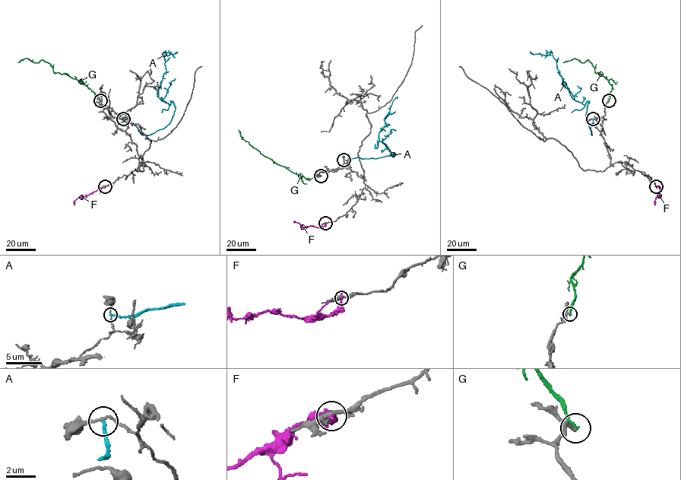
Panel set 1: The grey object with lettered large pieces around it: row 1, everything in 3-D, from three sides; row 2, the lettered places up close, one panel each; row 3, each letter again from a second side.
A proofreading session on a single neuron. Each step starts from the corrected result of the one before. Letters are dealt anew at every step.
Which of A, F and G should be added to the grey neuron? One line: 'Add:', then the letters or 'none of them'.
Add: none of them

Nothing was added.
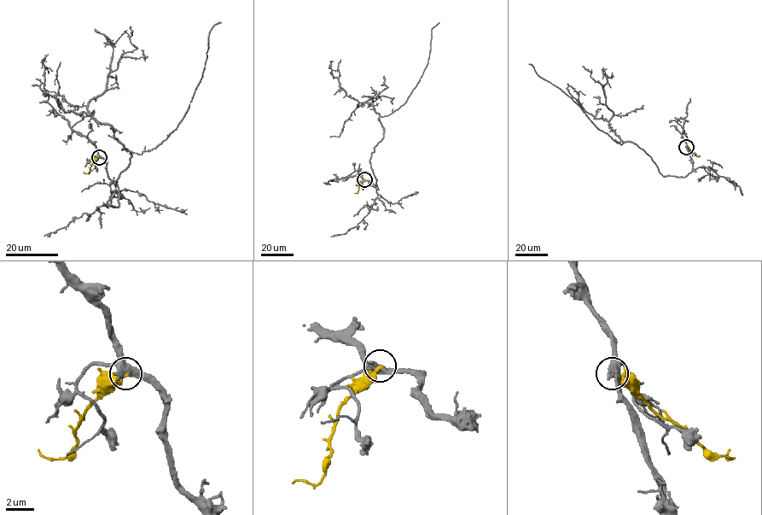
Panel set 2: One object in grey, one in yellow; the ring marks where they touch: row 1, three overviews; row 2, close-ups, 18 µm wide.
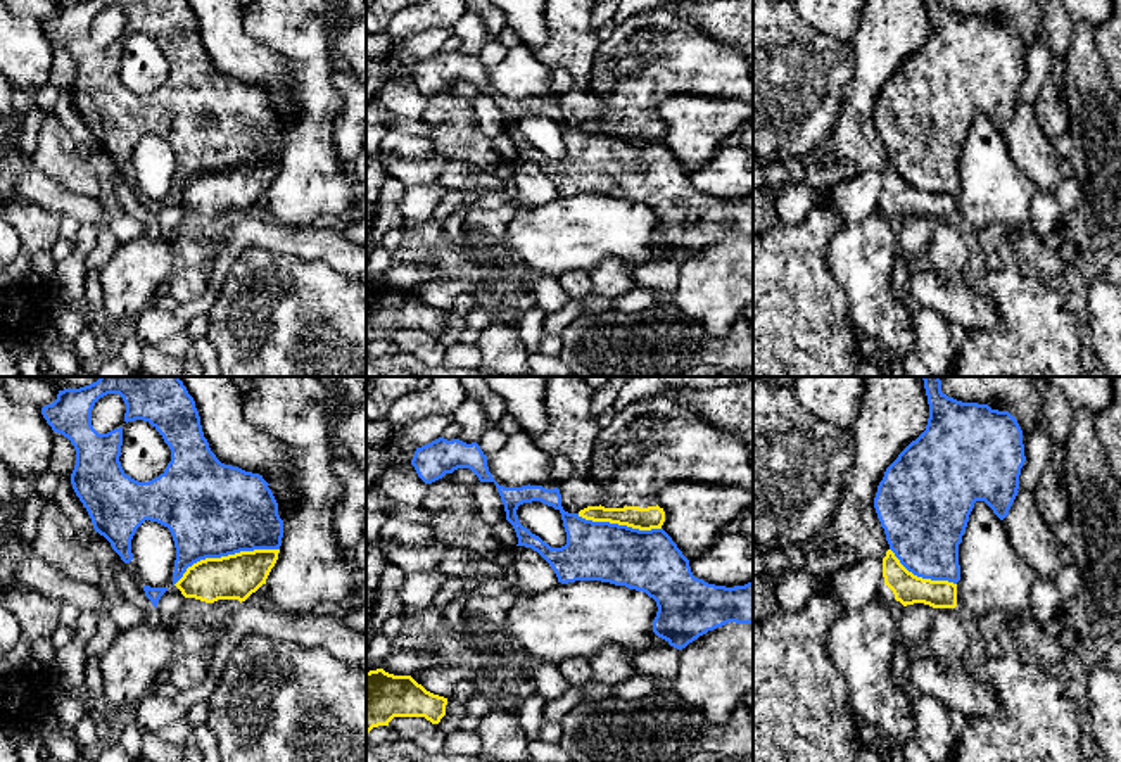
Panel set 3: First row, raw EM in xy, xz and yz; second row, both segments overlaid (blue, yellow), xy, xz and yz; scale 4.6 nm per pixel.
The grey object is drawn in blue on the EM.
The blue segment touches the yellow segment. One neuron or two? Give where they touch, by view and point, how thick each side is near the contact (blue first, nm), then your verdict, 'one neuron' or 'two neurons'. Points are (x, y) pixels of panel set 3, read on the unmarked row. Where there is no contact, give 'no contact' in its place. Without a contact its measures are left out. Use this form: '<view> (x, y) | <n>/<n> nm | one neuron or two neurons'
xy (225, 168) | 440/220 nm | two neurons

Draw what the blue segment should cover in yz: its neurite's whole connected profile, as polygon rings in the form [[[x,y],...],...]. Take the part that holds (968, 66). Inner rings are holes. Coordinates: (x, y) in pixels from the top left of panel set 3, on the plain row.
[[[924,0],[929,17],[926,43],[886,81],[874,121],[890,162],[917,190],[960,194],[959,157],[976,114],[985,114],[1004,133],[1017,109],[1026,74],[1023,43],[1009,24],[962,16]]]

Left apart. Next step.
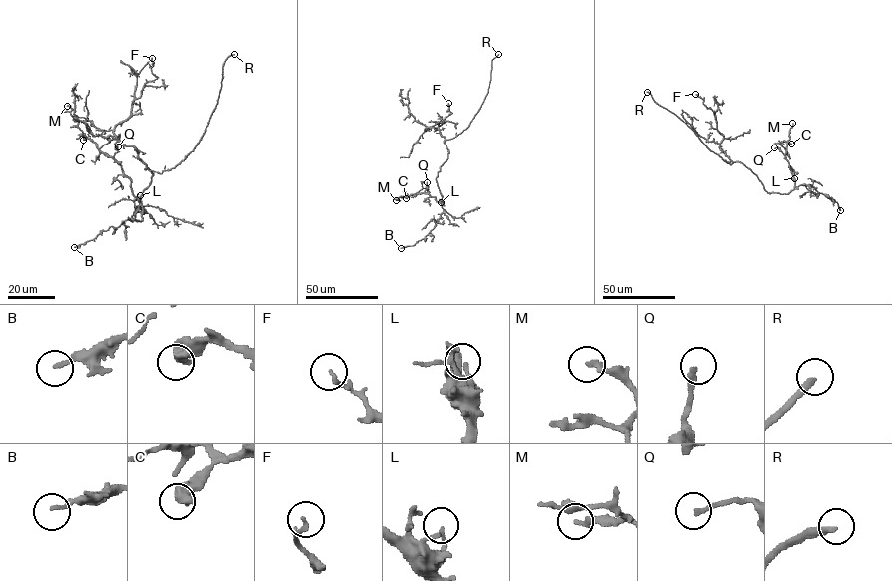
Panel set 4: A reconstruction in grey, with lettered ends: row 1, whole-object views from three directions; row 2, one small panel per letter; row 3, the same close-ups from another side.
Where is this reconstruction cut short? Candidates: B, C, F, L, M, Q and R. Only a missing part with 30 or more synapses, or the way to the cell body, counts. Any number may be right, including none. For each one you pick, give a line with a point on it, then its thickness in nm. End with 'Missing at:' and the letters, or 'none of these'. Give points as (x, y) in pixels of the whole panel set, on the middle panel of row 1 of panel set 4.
Q: at (427, 182); 220 nm thick
R: at (498, 54); 240 nm thick
Missing at: Q, R

